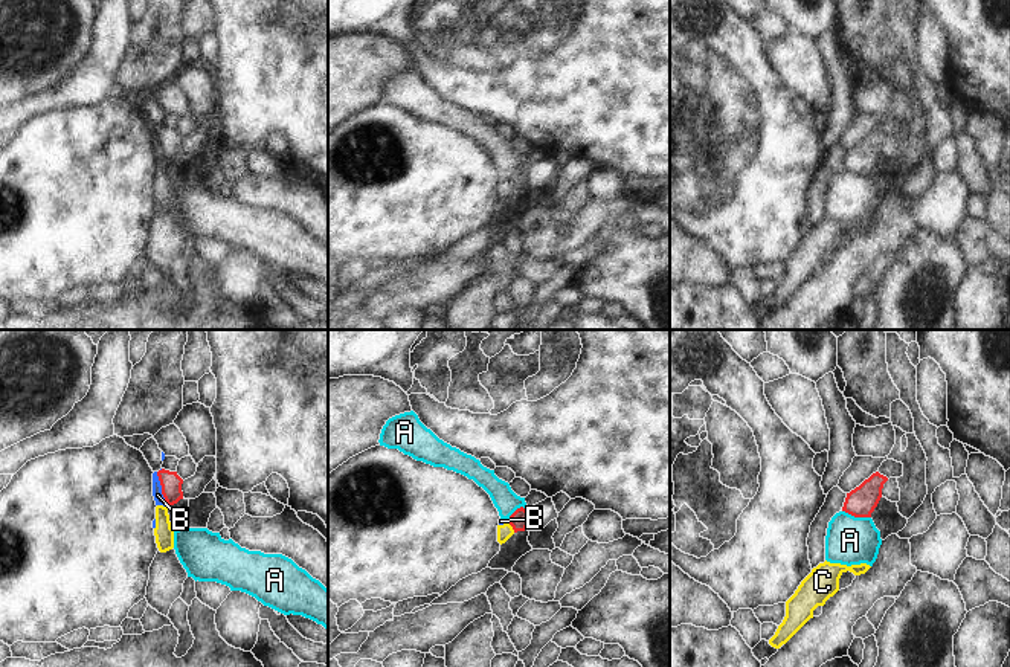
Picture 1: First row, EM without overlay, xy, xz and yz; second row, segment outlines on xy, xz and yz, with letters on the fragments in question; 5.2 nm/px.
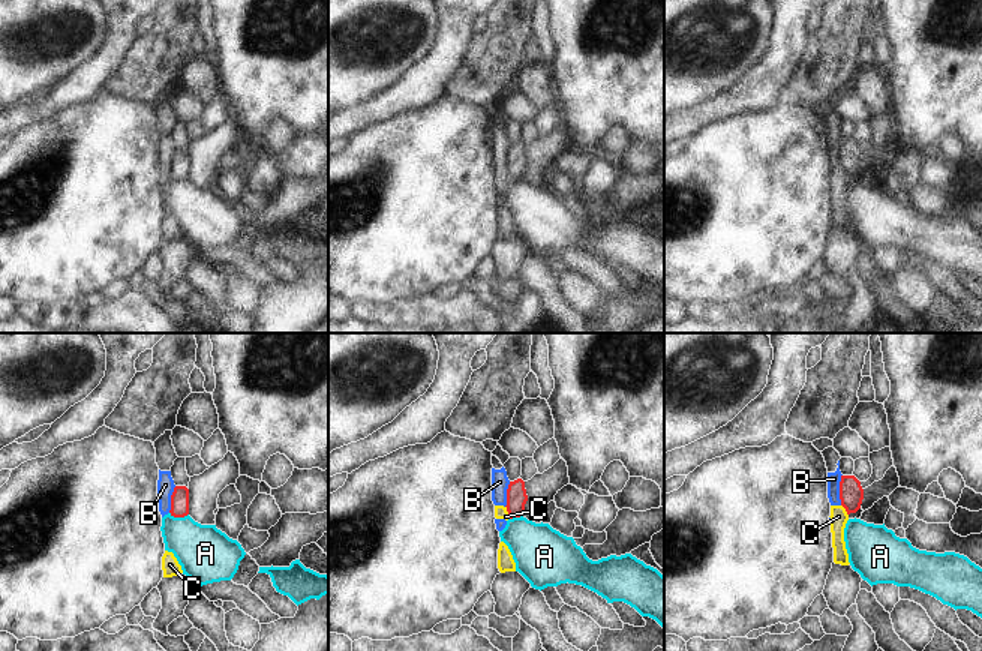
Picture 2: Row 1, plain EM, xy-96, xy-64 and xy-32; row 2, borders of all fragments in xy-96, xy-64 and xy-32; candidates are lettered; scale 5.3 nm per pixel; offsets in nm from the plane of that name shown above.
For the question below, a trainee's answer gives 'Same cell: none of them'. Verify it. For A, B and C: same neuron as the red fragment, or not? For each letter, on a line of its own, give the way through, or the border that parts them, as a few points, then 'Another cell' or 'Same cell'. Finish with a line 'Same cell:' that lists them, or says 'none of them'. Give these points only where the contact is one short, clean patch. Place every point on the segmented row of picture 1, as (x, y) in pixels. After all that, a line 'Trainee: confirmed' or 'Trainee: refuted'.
A: Boundary: yz (842, 510), (855, 516), (870, 518). Another cell
B: Boundary: xy (156, 472), (160, 481), (160, 493), (168, 504). Another cell
C: Boundary: xz (508, 524), (514, 531). Another cell
Same cell: none of them
Trainee: confirmed

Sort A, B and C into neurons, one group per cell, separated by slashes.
A / B C

